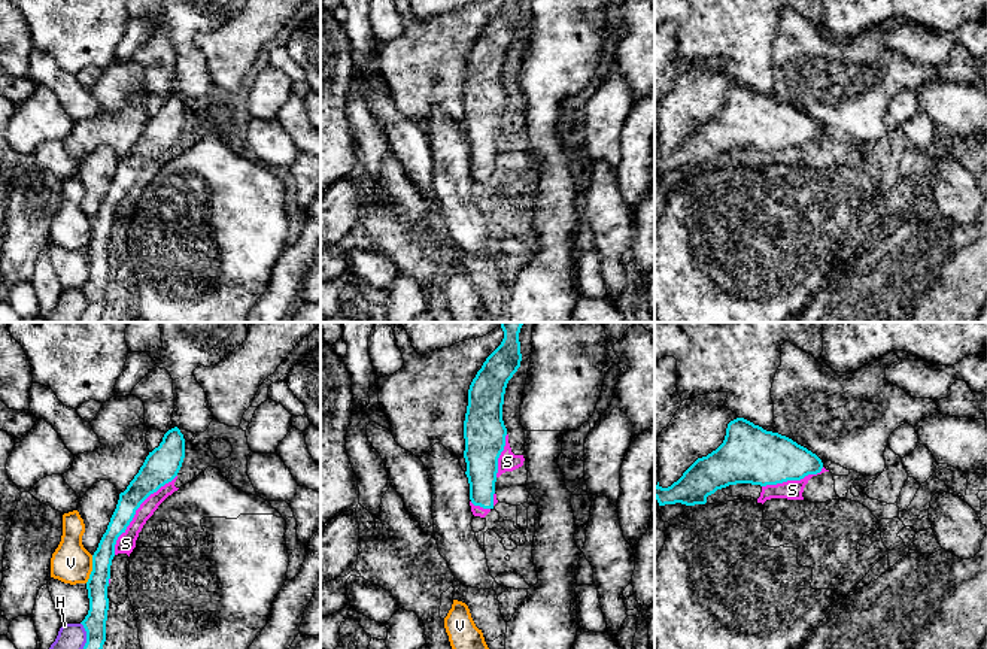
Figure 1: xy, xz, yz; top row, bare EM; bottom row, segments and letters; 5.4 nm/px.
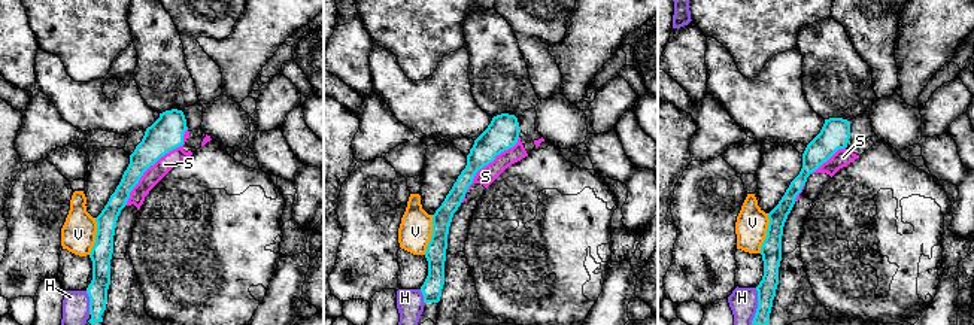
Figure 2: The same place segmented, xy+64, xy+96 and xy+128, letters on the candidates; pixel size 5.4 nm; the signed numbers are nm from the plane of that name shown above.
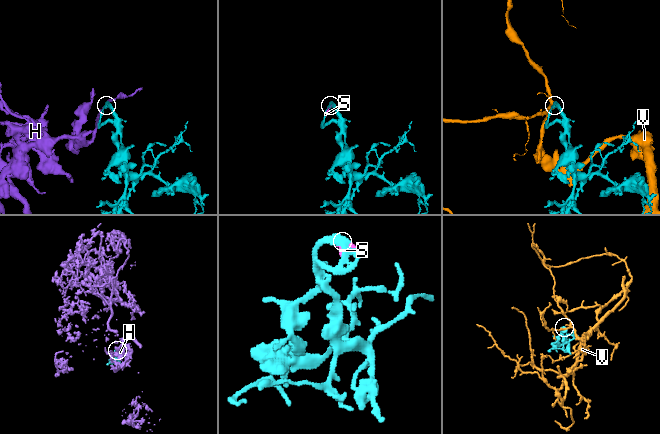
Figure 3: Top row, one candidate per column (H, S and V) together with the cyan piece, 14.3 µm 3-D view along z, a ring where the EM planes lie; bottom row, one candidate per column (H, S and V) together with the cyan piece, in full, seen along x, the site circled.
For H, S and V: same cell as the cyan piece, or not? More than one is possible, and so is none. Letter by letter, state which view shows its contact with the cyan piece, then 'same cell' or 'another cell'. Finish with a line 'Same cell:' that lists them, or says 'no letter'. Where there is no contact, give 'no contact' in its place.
H: contact in xy; another cell
S: contact in xy; same cell
V: contact in xy; another cell
Same cell: S

